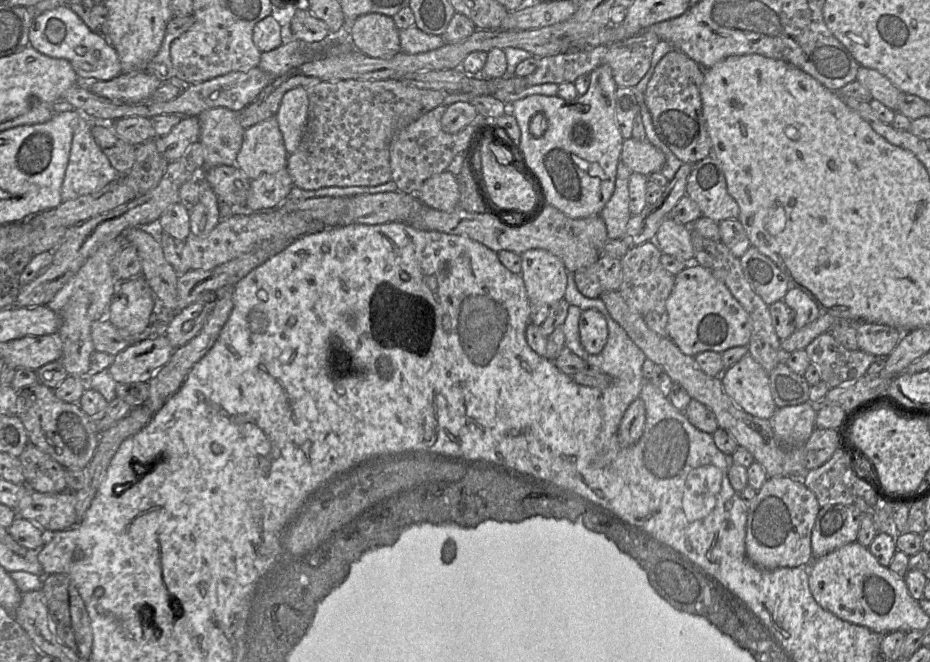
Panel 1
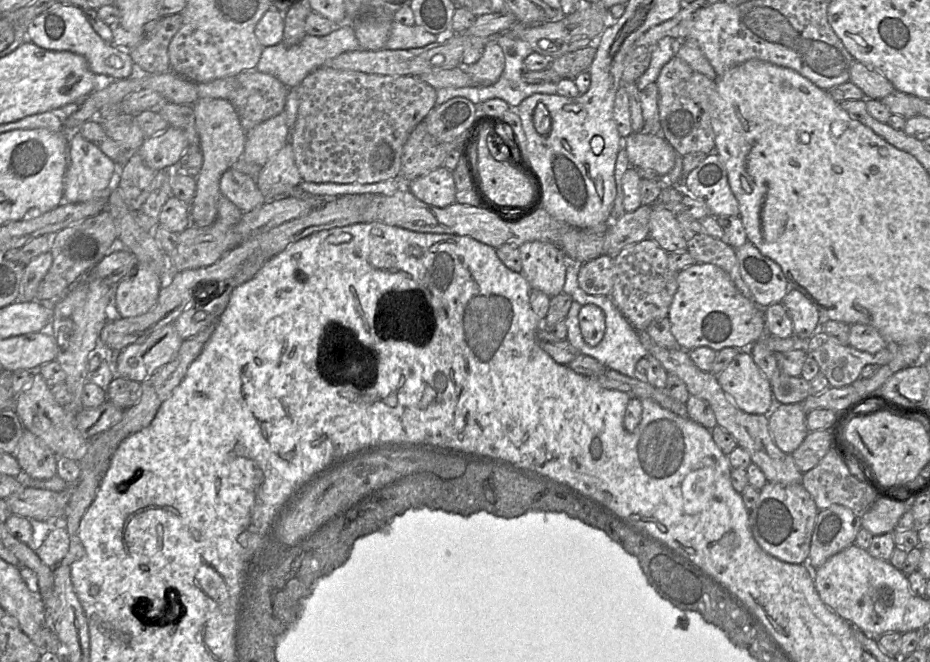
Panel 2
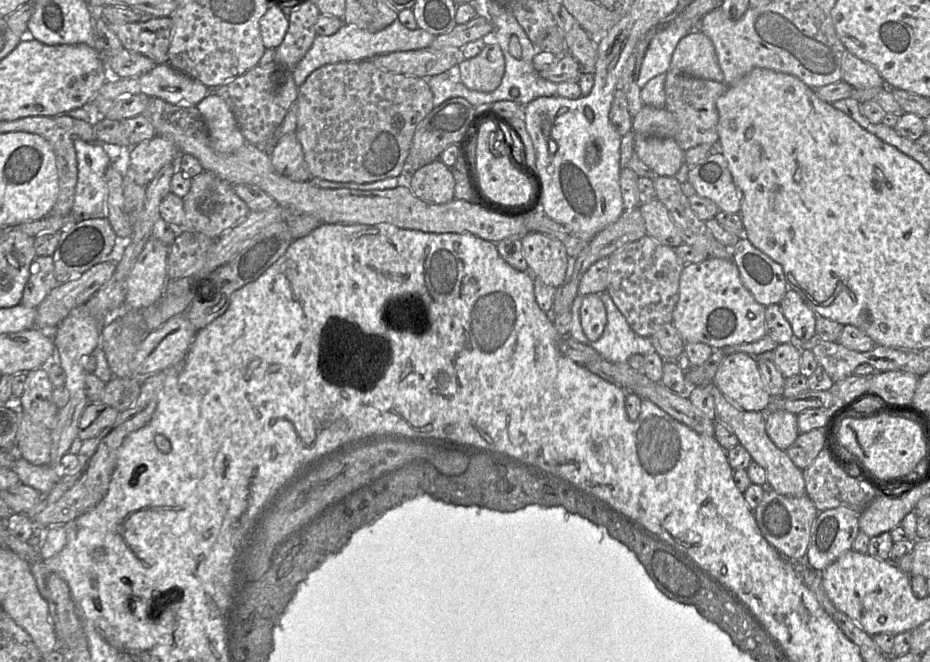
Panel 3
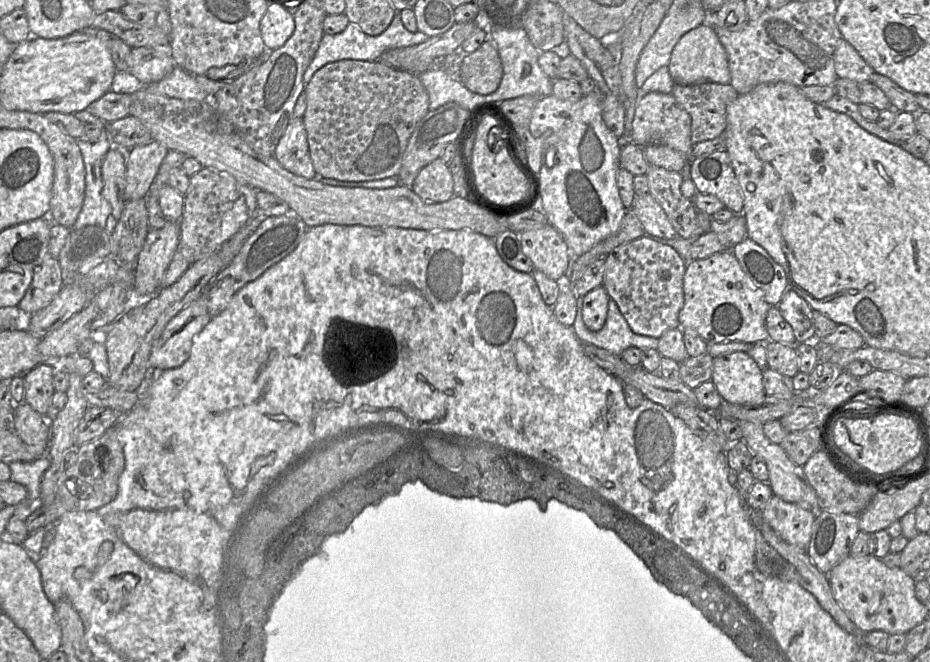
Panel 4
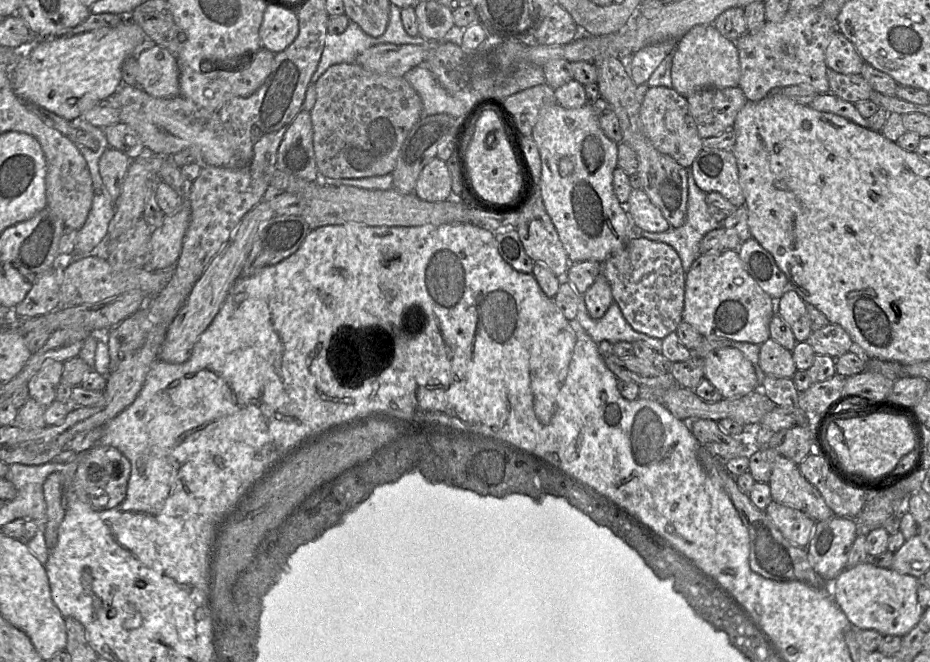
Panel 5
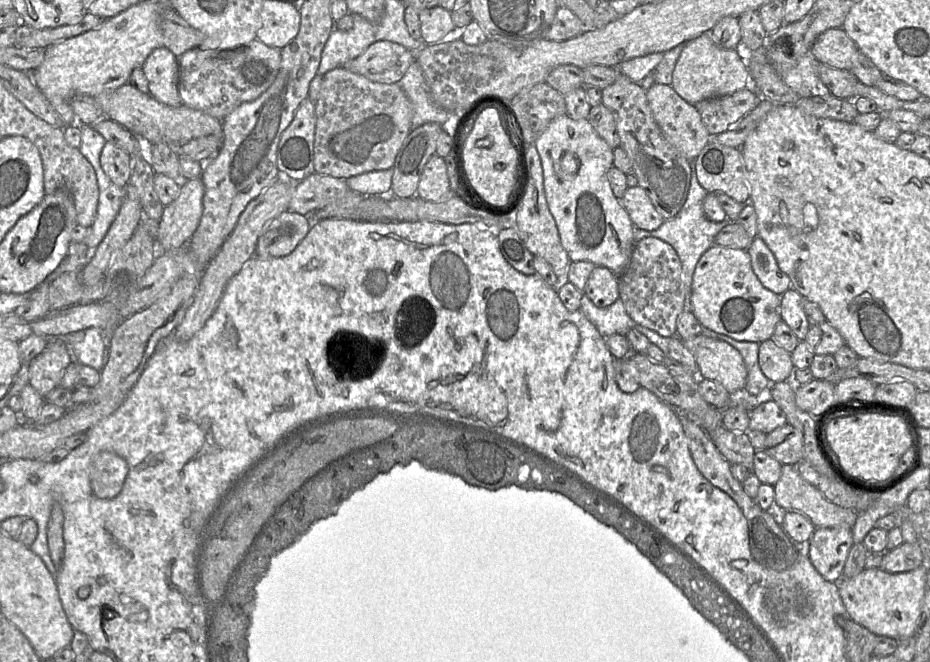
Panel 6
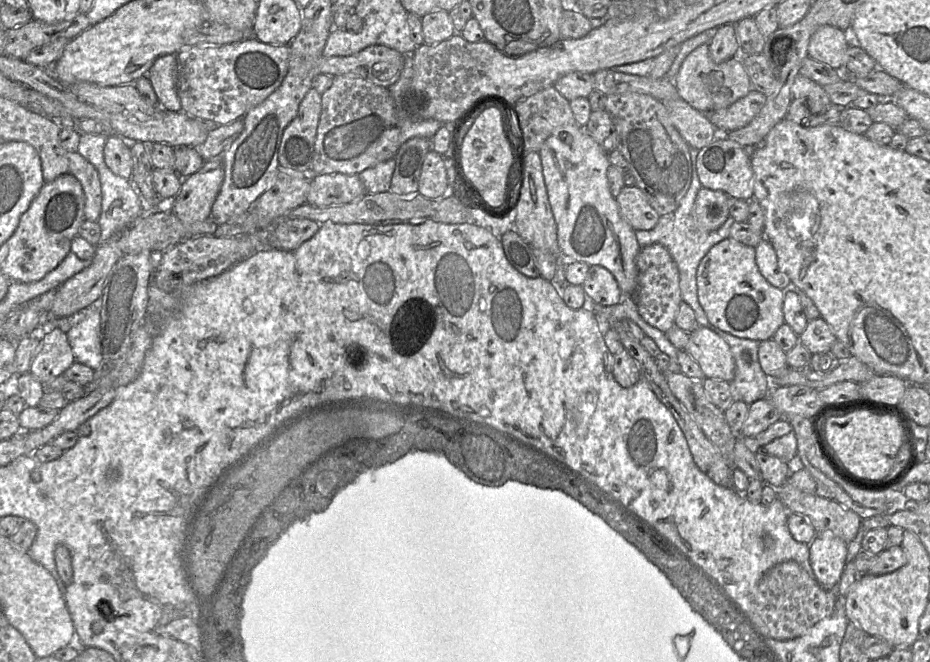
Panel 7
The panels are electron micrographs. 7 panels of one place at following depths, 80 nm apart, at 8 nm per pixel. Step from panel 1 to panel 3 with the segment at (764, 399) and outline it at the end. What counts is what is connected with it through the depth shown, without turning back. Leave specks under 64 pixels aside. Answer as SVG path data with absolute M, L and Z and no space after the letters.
M744 352L727 353L712 383L743 409L767 413L772 396L754 356Z

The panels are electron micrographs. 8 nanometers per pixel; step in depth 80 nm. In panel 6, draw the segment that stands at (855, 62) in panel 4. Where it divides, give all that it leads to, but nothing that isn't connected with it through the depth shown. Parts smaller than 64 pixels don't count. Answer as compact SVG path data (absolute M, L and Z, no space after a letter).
M832 28L817 38L811 51L820 63L850 71L858 48L843 28Z

